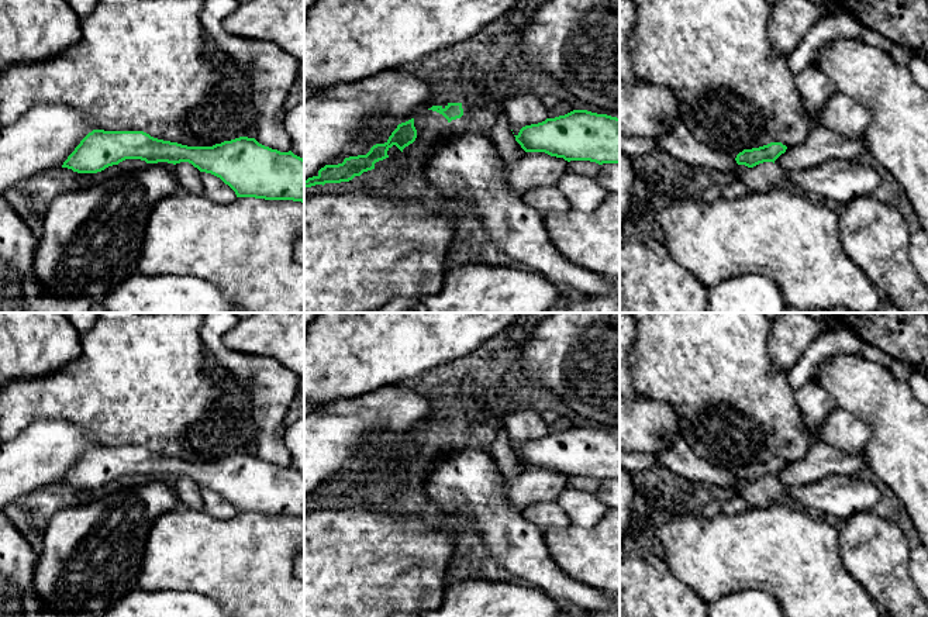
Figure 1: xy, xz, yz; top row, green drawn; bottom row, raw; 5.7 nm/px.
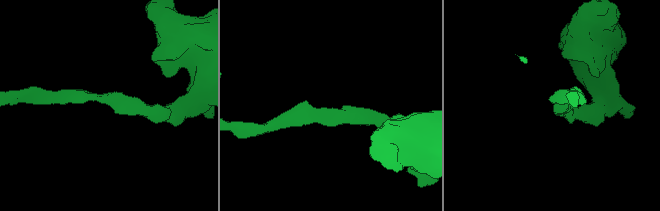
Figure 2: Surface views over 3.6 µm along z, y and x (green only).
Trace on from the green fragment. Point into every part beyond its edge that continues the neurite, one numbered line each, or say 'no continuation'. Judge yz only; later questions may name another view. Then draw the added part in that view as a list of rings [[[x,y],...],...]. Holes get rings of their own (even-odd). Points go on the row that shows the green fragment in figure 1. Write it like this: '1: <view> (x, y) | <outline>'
no continuation

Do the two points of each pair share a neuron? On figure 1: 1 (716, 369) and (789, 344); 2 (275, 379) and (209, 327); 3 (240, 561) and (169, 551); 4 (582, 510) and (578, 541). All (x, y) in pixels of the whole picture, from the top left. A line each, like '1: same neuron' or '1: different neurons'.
1: different neurons
2: same neuron
3: same neuron
4: different neurons

